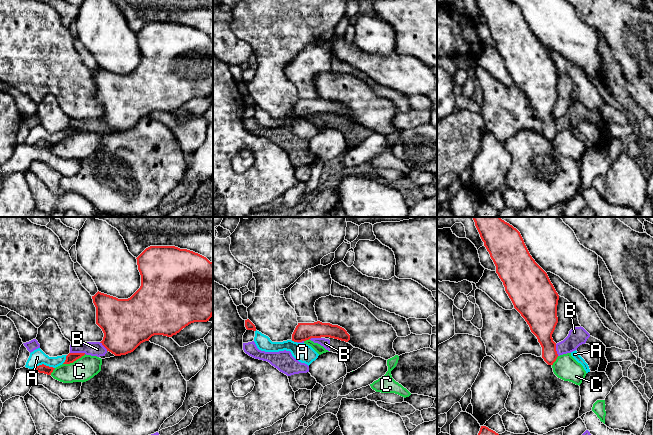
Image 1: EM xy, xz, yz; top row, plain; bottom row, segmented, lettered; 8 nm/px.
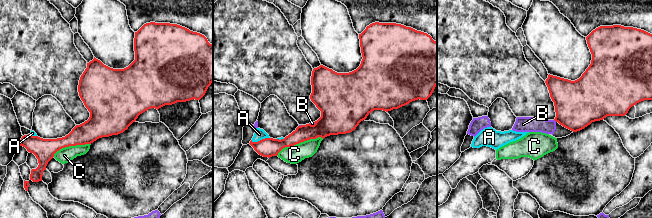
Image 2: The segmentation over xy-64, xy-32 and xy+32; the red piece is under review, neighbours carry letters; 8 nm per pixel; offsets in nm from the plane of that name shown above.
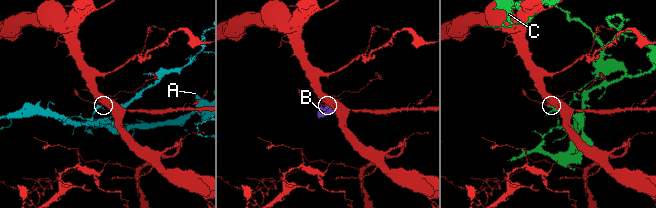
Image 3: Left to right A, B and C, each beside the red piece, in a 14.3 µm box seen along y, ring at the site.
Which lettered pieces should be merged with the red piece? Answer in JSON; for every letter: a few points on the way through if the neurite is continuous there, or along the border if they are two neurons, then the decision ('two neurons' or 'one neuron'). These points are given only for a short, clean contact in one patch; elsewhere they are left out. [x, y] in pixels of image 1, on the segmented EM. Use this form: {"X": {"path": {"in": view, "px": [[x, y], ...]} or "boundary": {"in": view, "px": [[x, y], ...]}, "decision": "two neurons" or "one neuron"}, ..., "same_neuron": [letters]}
{"A": {"decision": "two neurons"}, "B": {"boundary": {"in": "xy", "px": [[70, 352], [85, 353]]}, "decision": "two neurons"}, "C": {"decision": "two neurons"}, "same_neuron": []}

